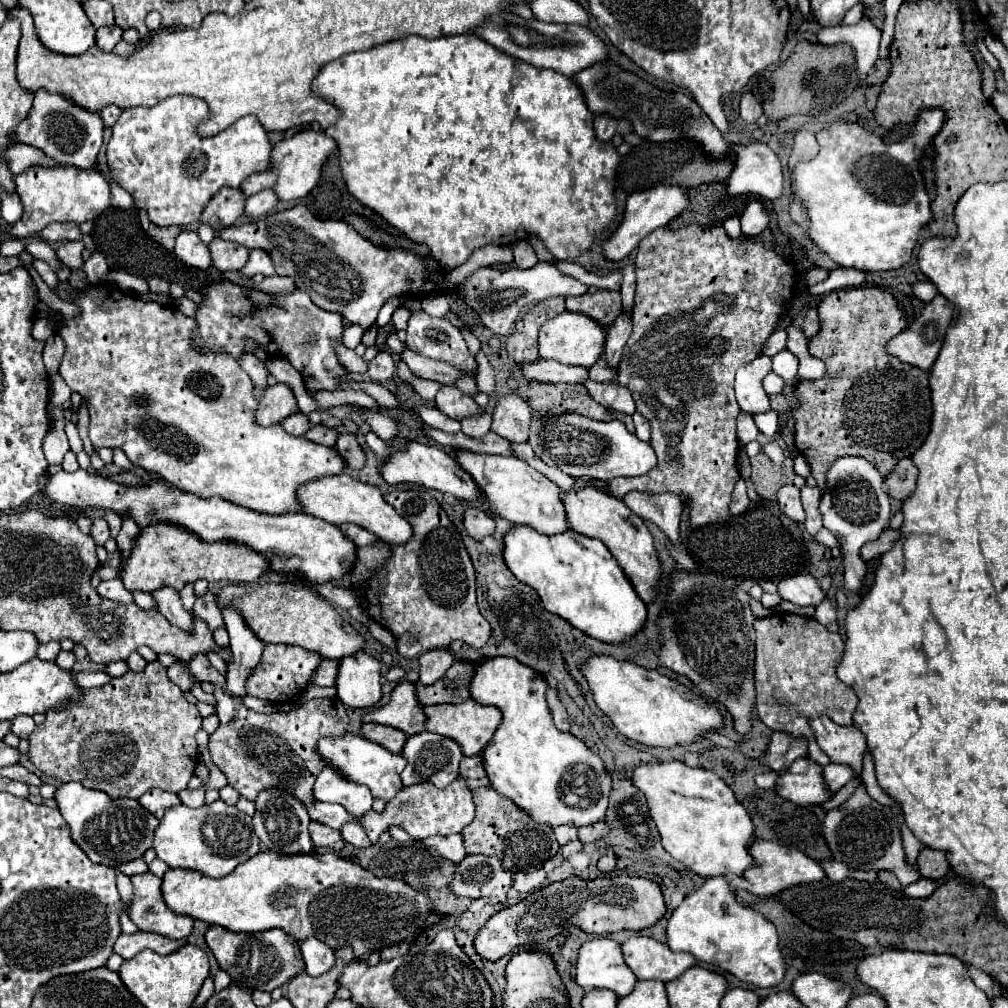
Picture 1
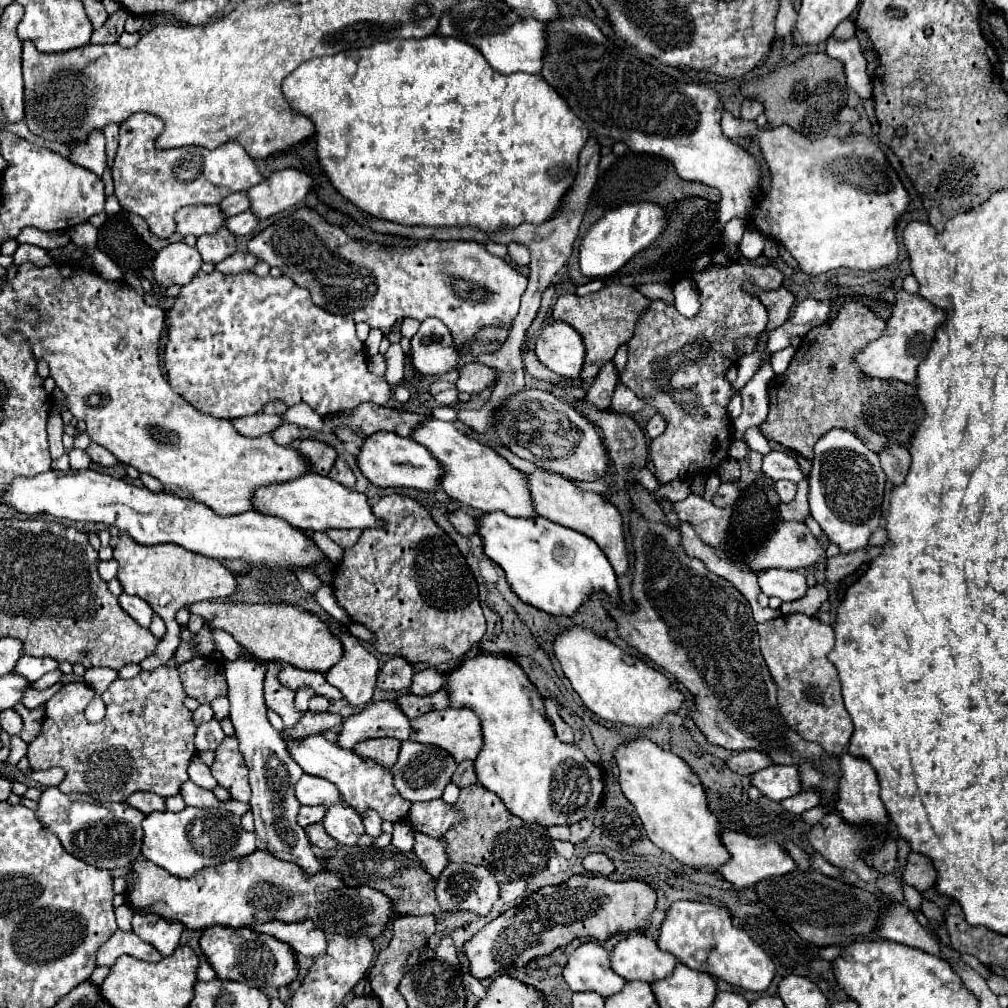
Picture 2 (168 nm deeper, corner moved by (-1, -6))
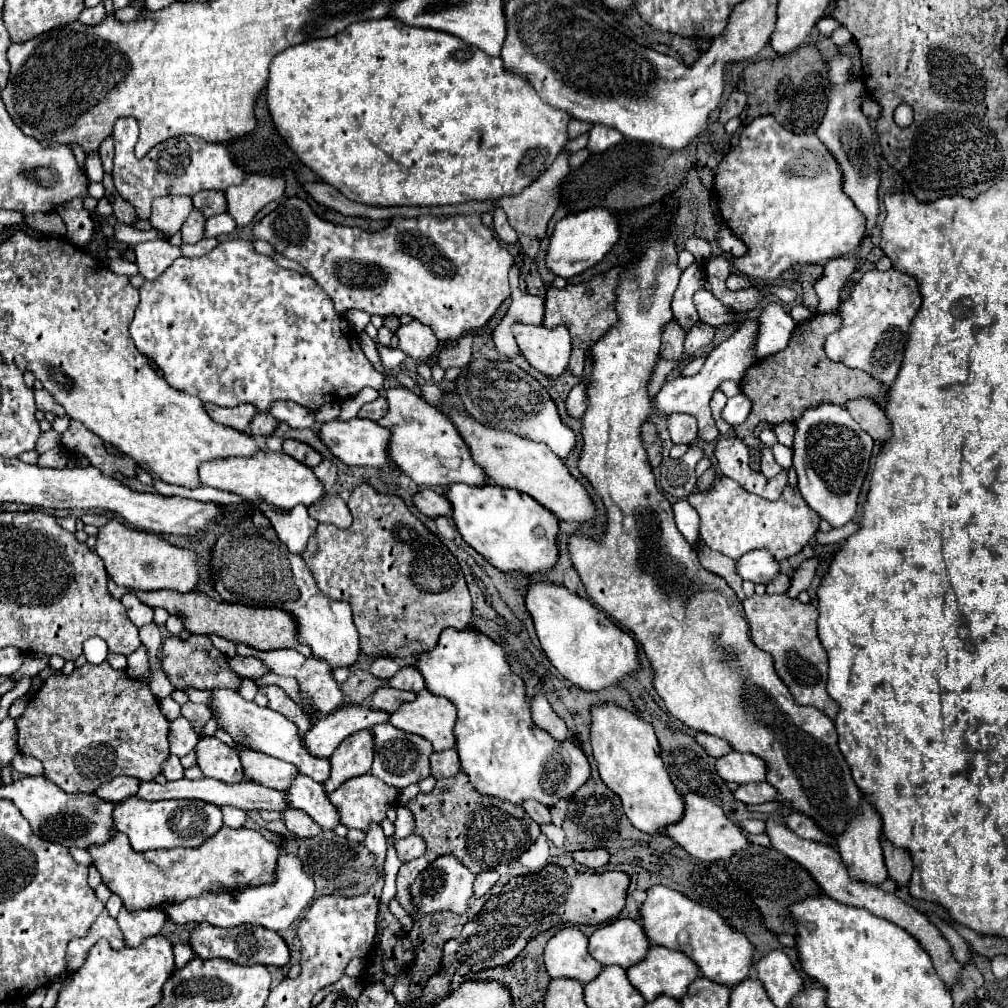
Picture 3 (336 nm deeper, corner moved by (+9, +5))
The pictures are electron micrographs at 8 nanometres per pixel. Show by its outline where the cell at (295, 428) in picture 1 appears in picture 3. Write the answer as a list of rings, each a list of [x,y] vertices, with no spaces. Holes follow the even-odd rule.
[[[259,412],[251,422],[251,434],[255,436],[271,436],[277,428],[277,420],[269,412]]]

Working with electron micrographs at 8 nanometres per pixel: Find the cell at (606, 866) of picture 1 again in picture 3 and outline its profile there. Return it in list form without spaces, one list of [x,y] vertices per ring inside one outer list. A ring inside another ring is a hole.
[[[597,848],[597,850],[577,850],[577,852],[573,852],[573,858],[579,864],[585,864],[589,868],[601,868],[601,866],[605,866],[609,862],[609,854],[603,848]]]

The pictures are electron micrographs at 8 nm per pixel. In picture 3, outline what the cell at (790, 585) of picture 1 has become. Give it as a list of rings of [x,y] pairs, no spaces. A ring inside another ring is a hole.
[[[751,550],[737,560],[737,572],[743,580],[751,580],[753,584],[769,584],[779,574],[779,562],[769,550]]]

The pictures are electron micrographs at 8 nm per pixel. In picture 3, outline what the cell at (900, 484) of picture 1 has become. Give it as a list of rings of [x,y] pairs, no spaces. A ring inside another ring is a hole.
[[[853,400],[849,402],[847,410],[851,412],[853,420],[879,444],[885,444],[891,438],[891,424],[885,416],[885,410],[877,408],[871,400]]]

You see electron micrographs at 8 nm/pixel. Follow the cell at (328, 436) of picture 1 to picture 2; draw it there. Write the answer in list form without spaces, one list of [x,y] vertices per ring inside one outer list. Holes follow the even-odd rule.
[[[313,439],[301,441],[297,453],[309,463],[311,471],[319,473],[319,475],[327,475],[337,459],[337,453],[333,447],[321,443],[321,441],[313,441]]]

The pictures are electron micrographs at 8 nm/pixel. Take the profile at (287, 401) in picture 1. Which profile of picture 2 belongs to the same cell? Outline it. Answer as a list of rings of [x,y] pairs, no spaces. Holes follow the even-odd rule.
[[[257,413],[249,417],[241,417],[233,421],[233,427],[245,435],[245,437],[261,437],[271,433],[275,427],[279,427],[283,421],[277,415],[267,415],[267,413]]]

